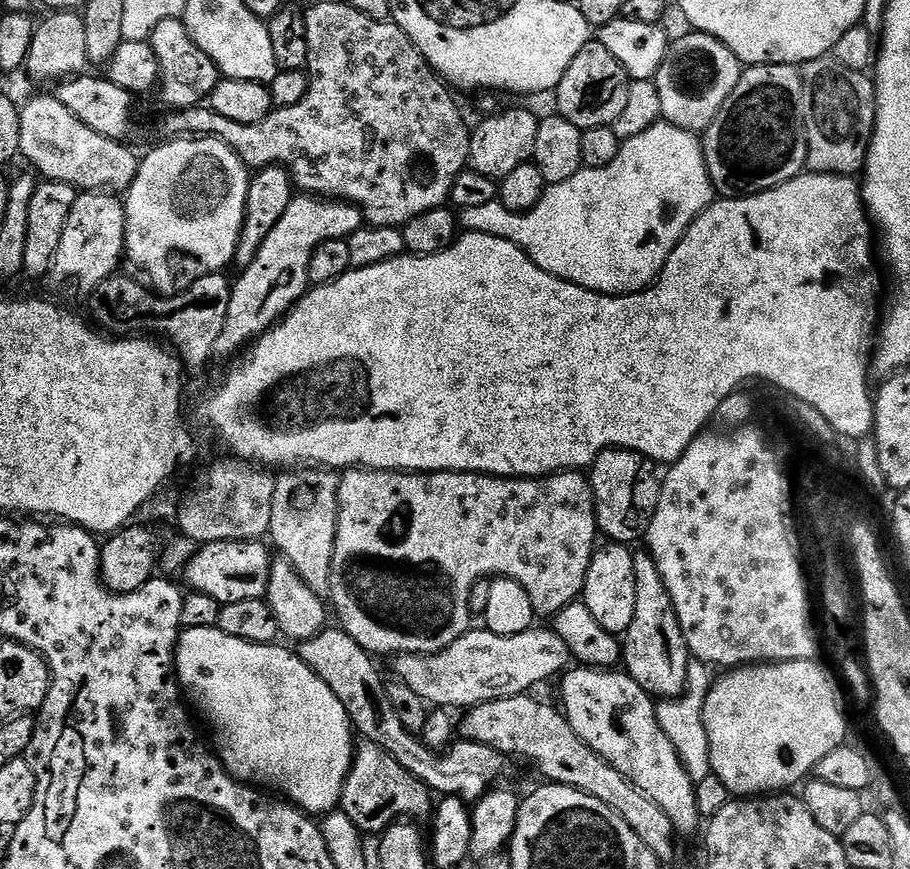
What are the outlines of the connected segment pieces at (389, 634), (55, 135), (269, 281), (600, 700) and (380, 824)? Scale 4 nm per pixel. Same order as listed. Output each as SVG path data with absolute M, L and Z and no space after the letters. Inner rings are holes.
M350 468L341 475L340 485L338 486L338 530L334 538L334 562L332 563L332 586L330 589L330 604L334 609L339 623L345 632L350 634L350 638L354 638L354 642L358 642L358 646L362 646L373 657L388 656L387 658L395 658L402 654L434 654L446 650L458 638L462 638L465 632L469 631L470 622L473 623L474 617L472 611L468 609L470 602L470 590L474 586L474 582L485 578L504 577L506 579L514 579L519 582L530 596L530 602L533 603L533 610L537 617L547 616L547 618L556 617L564 607L570 606L572 603L581 599L584 583L586 582L586 574L590 570L590 562L592 556L596 553L598 547L598 529L596 526L596 503L594 502L594 494L592 493L592 481L583 471L573 470L570 472L558 472L554 476L535 476L532 480L521 480L514 476L484 476L481 472L387 472L386 470L374 470L373 468Z
M55 95L23 101L20 122L20 156L28 159L45 181L68 183L70 187L86 192L107 190L113 194L127 193L134 182L140 168L138 156L124 142L106 138L98 134L98 130L90 130L86 122L78 122L78 118L74 118Z
M311 194L293 195L290 206L286 206L286 214L278 218L278 226L270 230L250 266L242 269L240 277L235 277L230 294L230 310L226 310L226 326L222 326L215 355L235 357L264 332L269 332L280 323L309 291L310 254L314 254L322 242L343 240L365 227L365 224L363 211L355 204Z
M576 666L563 673L563 680L562 711L574 734L578 734L594 754L614 766L614 770L625 776L639 792L646 794L646 798L658 802L670 822L674 822L677 833L692 832L702 824L696 786L690 774L686 774L670 738L666 738L662 726L658 726L657 701L647 690L638 686L624 670Z
M361 739L355 745L352 769L340 795L339 811L345 812L361 830L361 833L383 834L391 824L407 818L412 822L427 821L434 811L434 793L427 788L406 766L402 766L382 746Z

